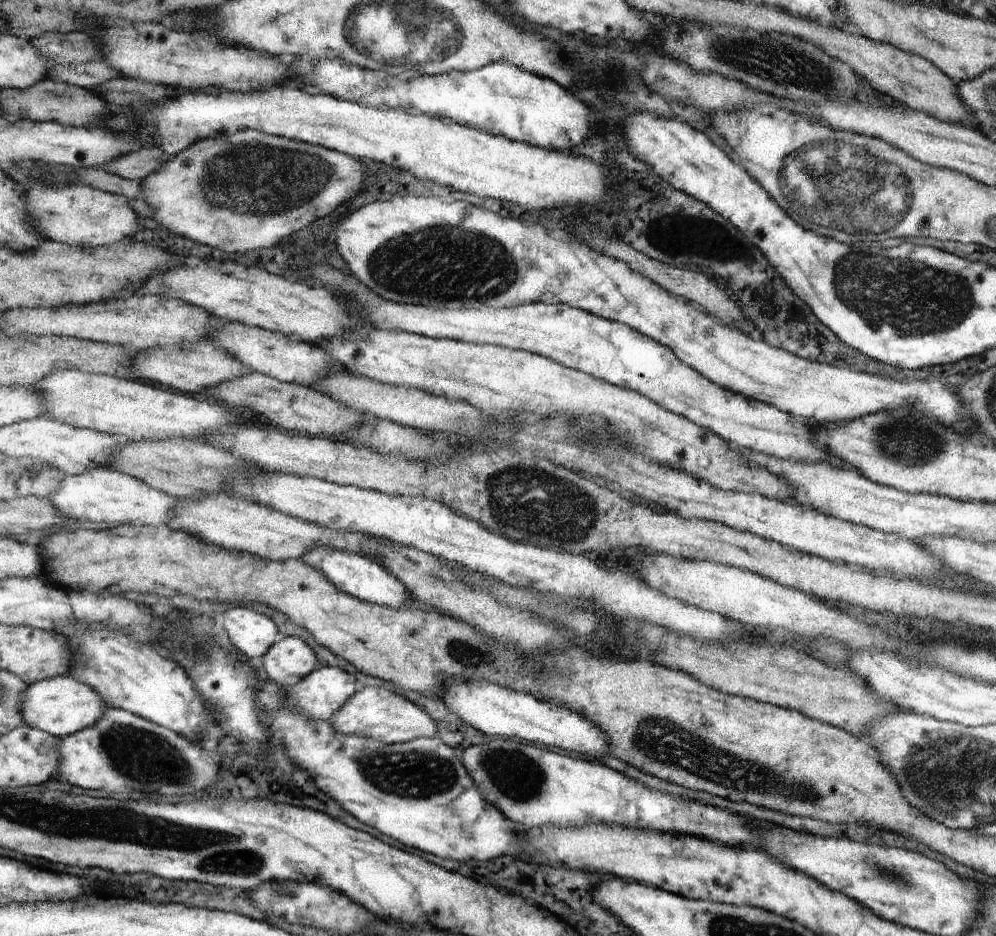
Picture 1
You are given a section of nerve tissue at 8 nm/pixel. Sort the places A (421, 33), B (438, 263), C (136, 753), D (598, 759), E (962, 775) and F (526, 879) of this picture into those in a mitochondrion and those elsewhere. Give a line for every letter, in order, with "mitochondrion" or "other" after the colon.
A: mitochondrion
B: mitochondrion
C: mitochondrion
D: other
E: mitochondrion
F: other

